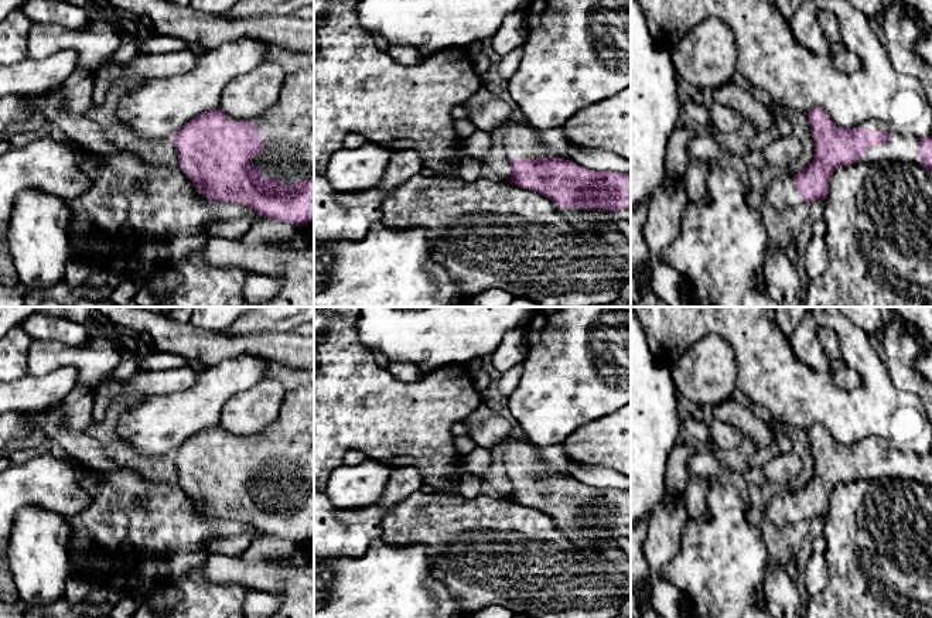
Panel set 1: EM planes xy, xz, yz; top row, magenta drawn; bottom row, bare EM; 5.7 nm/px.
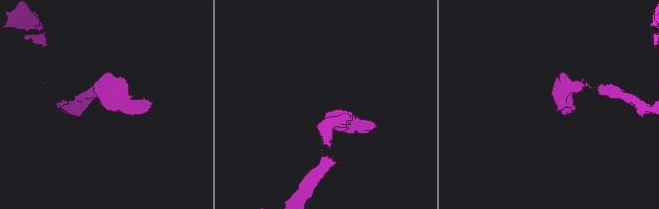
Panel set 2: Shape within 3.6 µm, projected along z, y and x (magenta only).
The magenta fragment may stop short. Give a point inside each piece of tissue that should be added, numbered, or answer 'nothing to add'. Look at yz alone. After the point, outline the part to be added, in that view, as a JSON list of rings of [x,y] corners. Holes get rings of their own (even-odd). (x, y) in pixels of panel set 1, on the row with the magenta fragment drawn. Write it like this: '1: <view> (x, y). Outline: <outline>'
1: yz (900, 149). Outline: [[[870,119],[861,123],[858,127],[873,129],[877,134],[885,130],[891,136],[885,146],[871,146],[870,150],[858,158],[858,164],[871,165],[883,161],[890,161],[909,165],[921,165],[921,158],[916,156],[916,151],[919,148],[919,139],[914,136],[897,134],[878,119]]]
2: yz (781, 194). Outline: [[[781,173],[771,181],[764,192],[764,201],[778,212],[796,206],[802,202],[792,177],[785,173]]]

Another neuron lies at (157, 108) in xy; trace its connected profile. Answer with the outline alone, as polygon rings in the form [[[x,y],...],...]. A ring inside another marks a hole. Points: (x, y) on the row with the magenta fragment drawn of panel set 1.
[[[239,38],[225,42],[216,48],[206,49],[198,57],[197,65],[187,74],[164,78],[148,78],[140,81],[133,89],[124,92],[117,106],[119,122],[130,129],[133,134],[143,140],[171,139],[188,122],[202,113],[221,107],[223,89],[239,75],[245,75],[266,61],[269,44],[255,38]]]

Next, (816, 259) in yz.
[[[813,236],[805,255],[805,270],[813,280],[817,279],[829,264],[829,252],[825,238]]]

